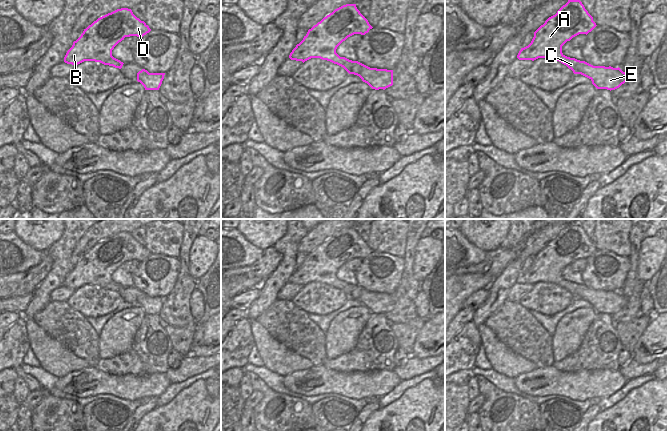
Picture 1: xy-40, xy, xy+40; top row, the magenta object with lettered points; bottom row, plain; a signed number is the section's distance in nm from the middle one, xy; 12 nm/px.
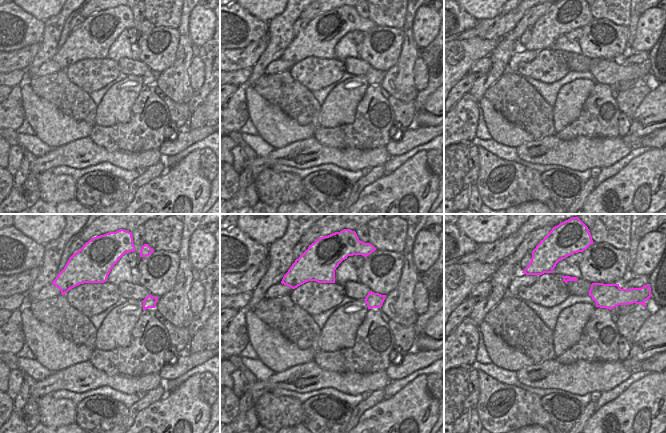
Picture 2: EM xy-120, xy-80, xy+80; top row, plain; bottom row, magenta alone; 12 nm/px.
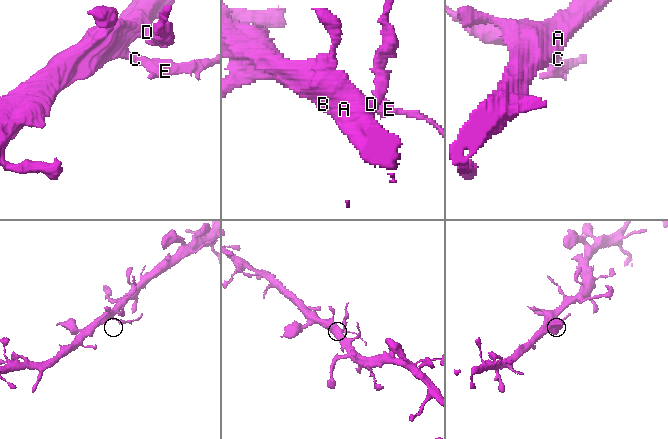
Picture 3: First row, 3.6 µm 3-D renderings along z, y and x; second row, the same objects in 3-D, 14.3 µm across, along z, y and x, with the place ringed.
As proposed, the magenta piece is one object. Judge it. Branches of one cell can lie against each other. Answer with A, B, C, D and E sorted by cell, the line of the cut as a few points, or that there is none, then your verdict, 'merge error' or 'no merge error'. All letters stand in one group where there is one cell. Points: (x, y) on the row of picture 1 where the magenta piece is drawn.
A B C D / E; cut in xy+40 along (581, 61), (581, 65), (574, 73); merge error

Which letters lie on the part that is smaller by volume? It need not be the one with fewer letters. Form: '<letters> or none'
E

